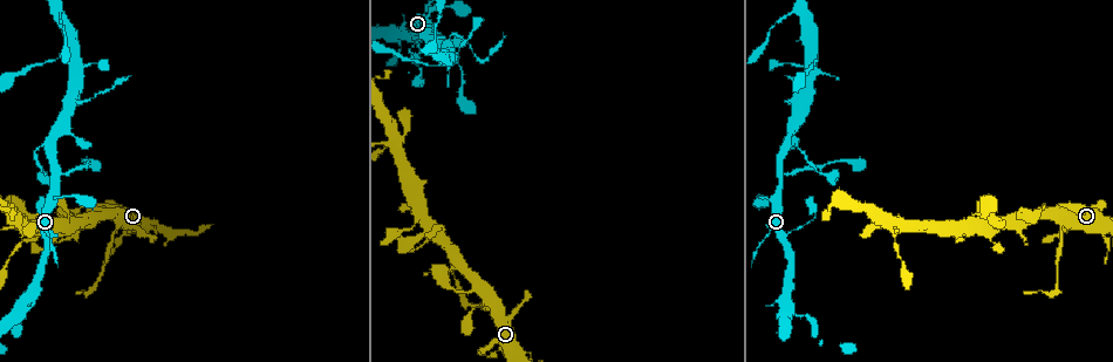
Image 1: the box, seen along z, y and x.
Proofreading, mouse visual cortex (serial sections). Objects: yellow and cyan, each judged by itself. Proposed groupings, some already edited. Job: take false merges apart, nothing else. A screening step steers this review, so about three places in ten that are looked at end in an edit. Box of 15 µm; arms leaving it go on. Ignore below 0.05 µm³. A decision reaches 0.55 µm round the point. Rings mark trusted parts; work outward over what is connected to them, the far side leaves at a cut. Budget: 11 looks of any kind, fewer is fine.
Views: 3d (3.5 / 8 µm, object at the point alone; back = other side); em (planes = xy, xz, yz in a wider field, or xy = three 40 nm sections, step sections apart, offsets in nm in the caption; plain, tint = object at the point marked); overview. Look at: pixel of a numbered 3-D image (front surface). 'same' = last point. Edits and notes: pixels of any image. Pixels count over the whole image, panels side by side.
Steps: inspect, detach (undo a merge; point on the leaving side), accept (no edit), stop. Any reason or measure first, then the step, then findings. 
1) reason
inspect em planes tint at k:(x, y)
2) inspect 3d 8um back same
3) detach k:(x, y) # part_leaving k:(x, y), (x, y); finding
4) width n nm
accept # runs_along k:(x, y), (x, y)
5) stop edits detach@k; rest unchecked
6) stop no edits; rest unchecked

sharp bend
inspect 3d 3.5um at 1:(55, 176)

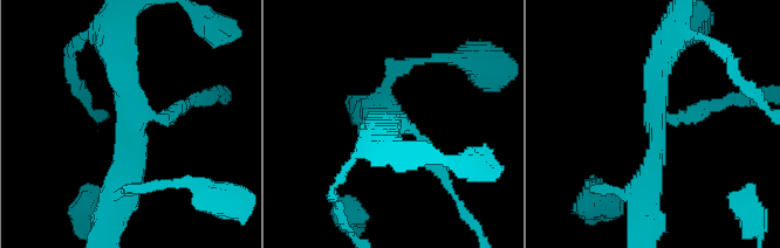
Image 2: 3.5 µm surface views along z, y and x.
arms 3
accept # runs_along 2:(647, 194), (656, 64), (668, 43); one cell here

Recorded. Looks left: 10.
small branch off a trunk
inspect em planes tint at 1:(73, 102)

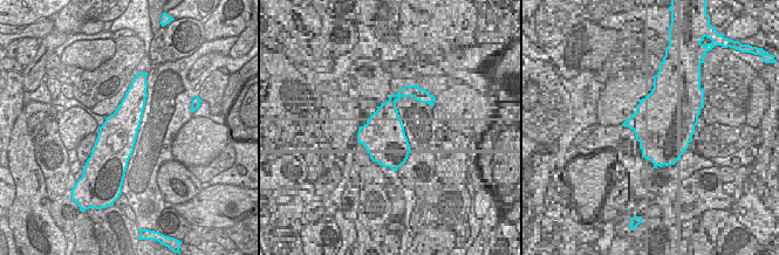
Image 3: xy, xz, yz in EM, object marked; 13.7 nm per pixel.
wider look
inspect 3d 3.5um back same

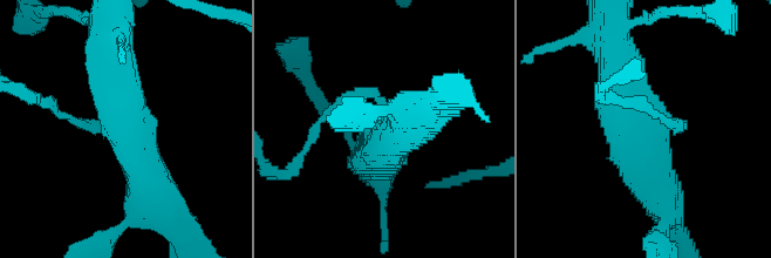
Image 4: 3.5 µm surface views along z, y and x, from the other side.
arms 3
detach 4:(74, 121) # part_leaving 4:(97, 124), (80, 124), (36, 100); two cells meet here

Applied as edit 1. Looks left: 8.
a fork
inspect 3d 3.5um at 1:(452, 59)

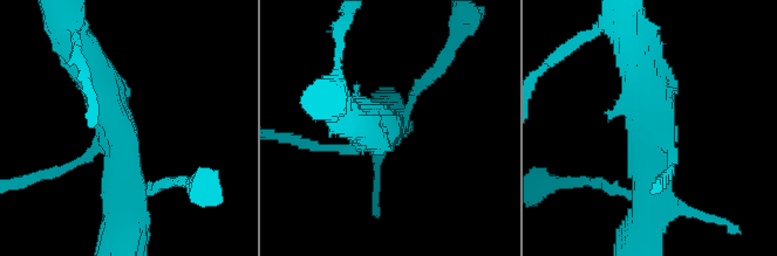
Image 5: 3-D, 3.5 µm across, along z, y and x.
arms 3; arm_widths 150, 500, 500 nm
inspect em planes tint at 5:(119, 139)

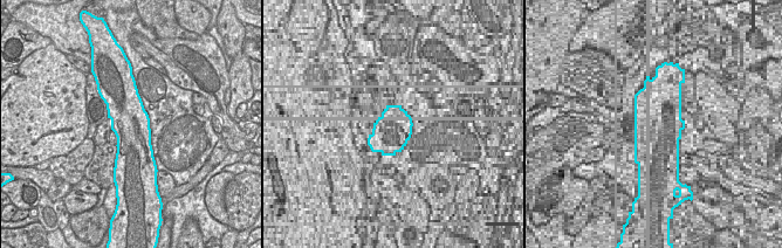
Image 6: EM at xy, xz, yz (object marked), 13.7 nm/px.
accept # runs_along 5:(122, 220), (122, 149), (90, 73); continuous, no second cell

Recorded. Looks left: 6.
thin neck
inspect 3d 8um back at 1:(1060, 221)

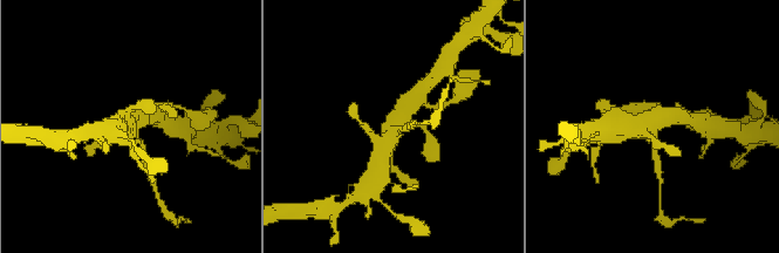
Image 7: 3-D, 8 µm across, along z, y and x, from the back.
shape alone is not enough
inspect em xy step 2 tint at 7:(654, 127)

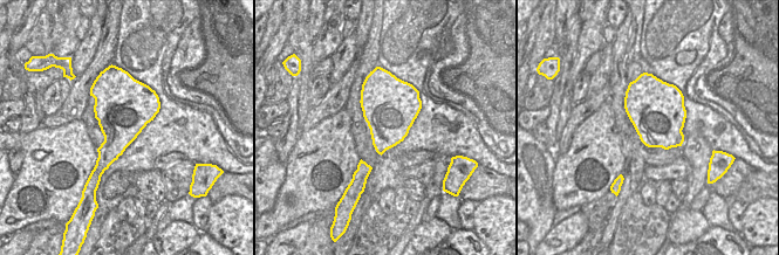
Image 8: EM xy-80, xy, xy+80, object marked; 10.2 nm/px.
detach 7:(656, 158) # two cells meet here

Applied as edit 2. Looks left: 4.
stop edits detach@4, detach@7; rest unchecked

